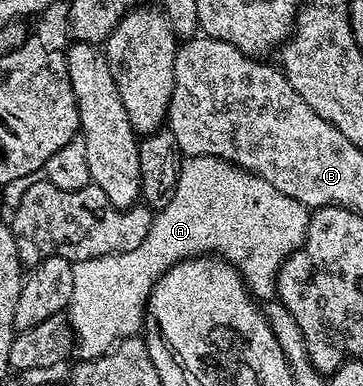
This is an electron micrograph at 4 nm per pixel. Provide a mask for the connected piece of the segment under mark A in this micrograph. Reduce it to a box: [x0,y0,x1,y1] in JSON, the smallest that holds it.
[66,157,309,361]

